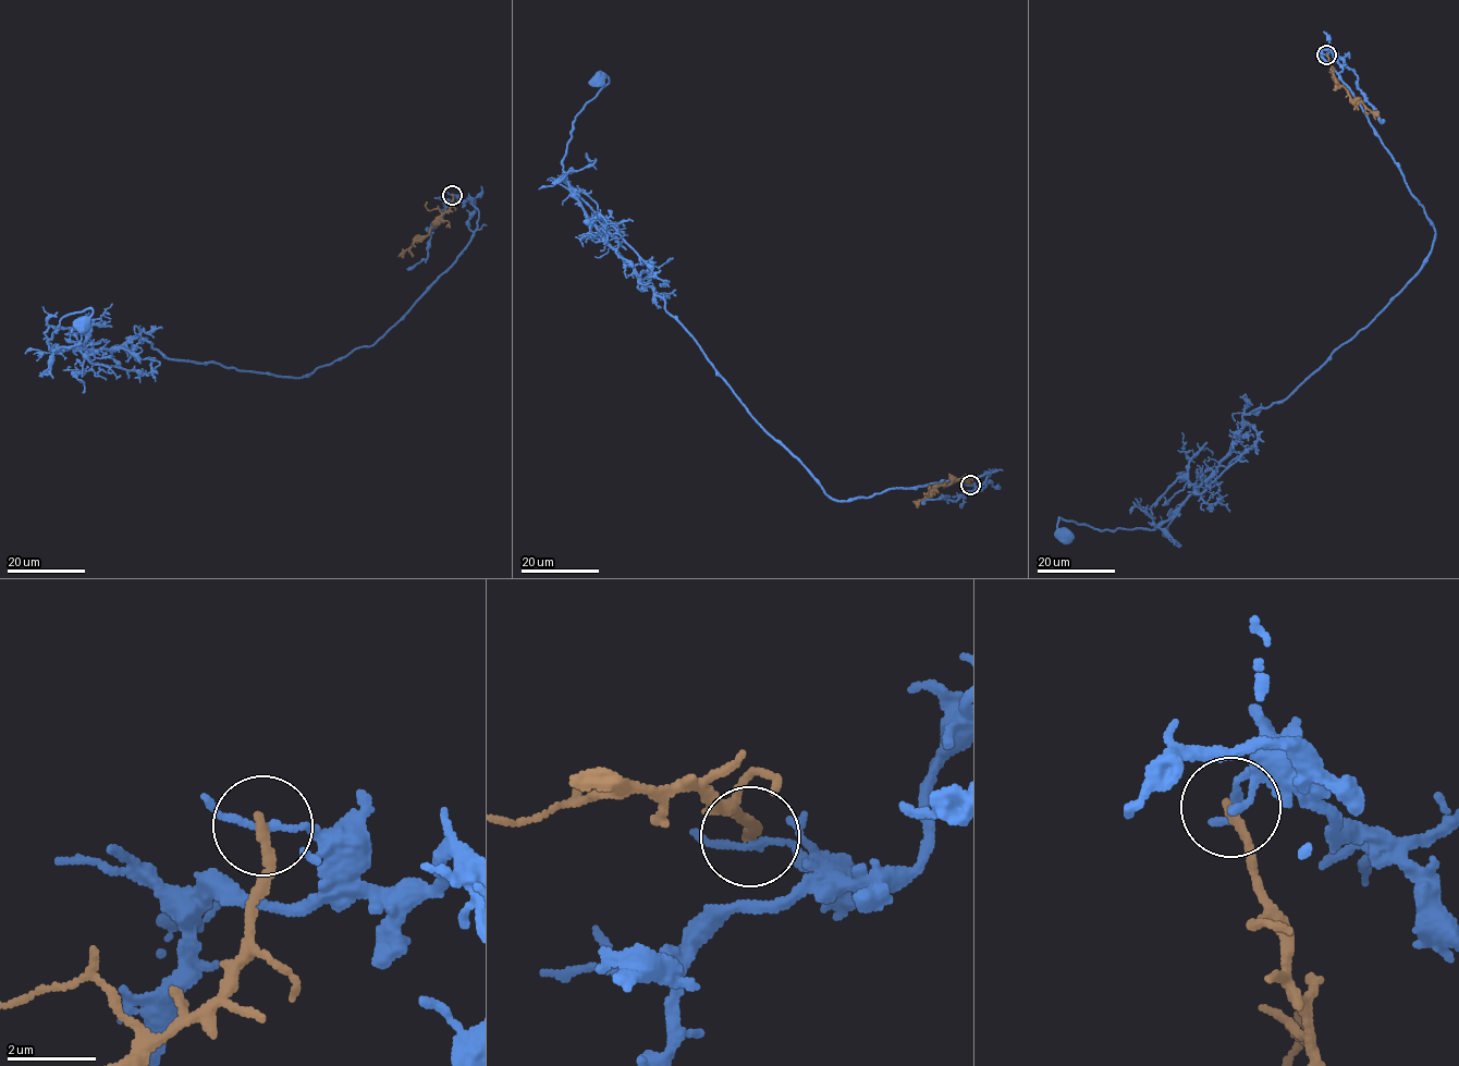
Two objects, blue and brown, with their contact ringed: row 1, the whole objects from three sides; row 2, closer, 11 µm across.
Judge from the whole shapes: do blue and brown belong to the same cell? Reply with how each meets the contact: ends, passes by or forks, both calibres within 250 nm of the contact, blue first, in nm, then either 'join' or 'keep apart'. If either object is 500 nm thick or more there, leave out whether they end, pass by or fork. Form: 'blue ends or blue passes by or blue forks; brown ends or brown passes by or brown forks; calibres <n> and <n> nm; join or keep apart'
blue passes by; brown ends; calibres 140 and 200 nm; keep apart

